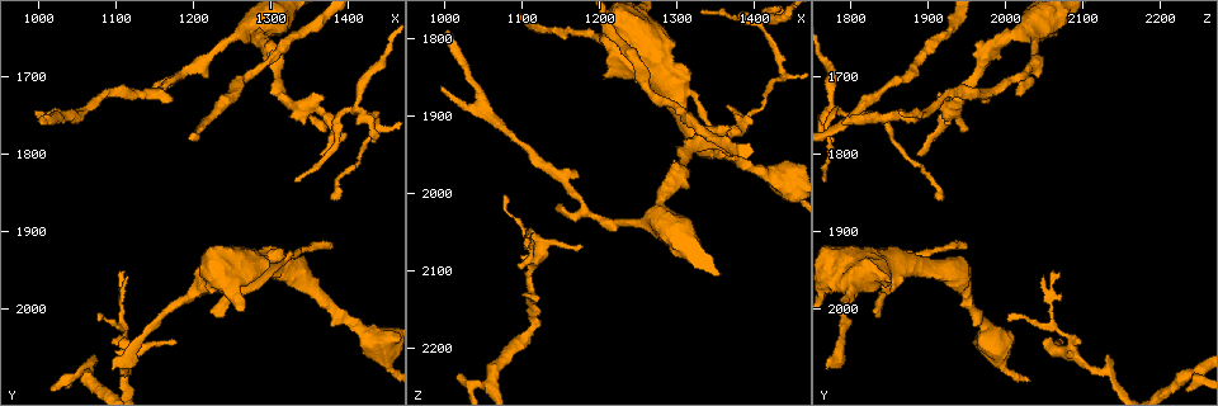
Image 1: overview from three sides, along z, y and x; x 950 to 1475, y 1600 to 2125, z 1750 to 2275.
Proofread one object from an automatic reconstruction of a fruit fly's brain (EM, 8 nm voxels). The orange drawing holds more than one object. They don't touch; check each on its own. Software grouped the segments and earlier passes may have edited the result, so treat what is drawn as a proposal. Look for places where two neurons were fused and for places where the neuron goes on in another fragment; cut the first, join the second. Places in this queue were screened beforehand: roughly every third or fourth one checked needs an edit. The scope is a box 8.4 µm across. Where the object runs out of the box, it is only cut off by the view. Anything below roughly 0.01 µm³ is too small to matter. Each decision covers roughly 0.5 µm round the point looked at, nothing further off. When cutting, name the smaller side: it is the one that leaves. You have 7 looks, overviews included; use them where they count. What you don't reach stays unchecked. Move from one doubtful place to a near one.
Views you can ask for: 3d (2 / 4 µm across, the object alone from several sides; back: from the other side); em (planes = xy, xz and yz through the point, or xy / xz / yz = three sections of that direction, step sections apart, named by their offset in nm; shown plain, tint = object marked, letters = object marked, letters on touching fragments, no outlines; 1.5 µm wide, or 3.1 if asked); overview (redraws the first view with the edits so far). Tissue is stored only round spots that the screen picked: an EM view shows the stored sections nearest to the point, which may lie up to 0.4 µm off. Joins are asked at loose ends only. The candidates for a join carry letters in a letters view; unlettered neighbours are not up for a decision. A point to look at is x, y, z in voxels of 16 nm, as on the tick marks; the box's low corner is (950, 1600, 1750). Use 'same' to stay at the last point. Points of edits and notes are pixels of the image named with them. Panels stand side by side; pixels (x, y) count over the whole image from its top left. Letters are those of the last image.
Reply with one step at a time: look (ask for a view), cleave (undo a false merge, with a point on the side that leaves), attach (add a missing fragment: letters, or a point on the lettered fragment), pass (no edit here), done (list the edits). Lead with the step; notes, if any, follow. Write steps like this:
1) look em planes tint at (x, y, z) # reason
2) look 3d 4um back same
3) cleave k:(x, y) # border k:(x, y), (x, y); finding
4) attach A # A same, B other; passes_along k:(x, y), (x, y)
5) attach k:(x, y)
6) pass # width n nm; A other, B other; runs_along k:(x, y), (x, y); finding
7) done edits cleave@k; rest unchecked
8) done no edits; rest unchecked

look em planes letters at (1210, 1960, 1850)

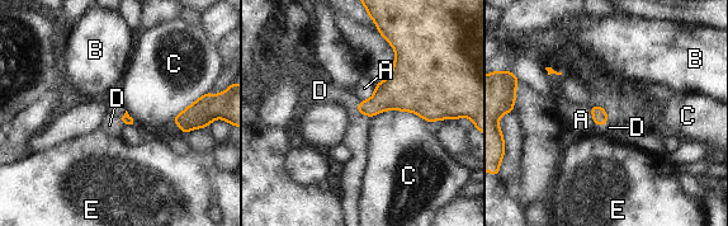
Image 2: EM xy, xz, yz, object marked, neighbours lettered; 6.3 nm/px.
attach D # A other, B other, C other, D same, E other; passes_along 2:(392, 93), (357, 108), (321, 92); the neuron continues

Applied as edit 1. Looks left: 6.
look em xy step 4 letters at (995, 1745, 1865) # free end

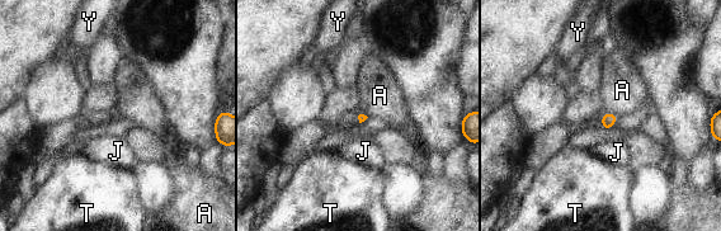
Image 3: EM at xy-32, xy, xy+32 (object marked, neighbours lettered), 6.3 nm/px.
look em planes letters same

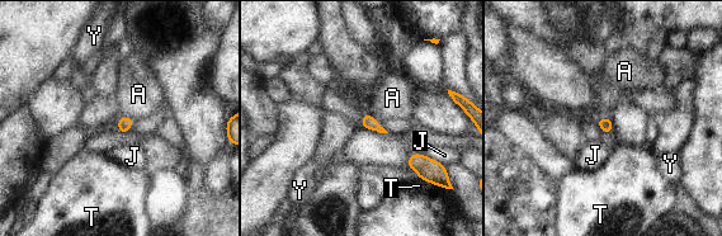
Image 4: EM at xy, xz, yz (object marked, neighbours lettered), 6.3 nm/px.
pass # A other, J other, T other, Y other; border 4:(368, 114), (381, 126); none of them fits

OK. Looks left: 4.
look em planes letters at (1370, 1770, 1950) # branch stops here

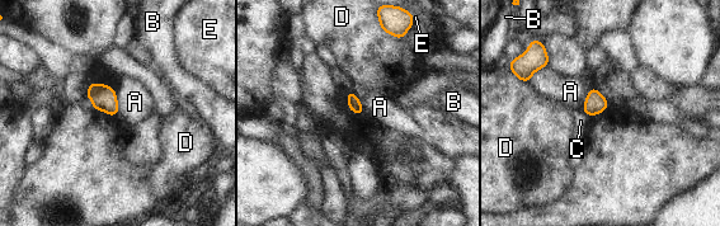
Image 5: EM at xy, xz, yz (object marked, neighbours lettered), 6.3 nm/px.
pass # A other, B other, C other, D other, E other; border 5:(111, 86), (116, 94), (118, 113); no lettered fragment goes on from it

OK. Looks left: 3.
done edits attach@2; rest unchecked

